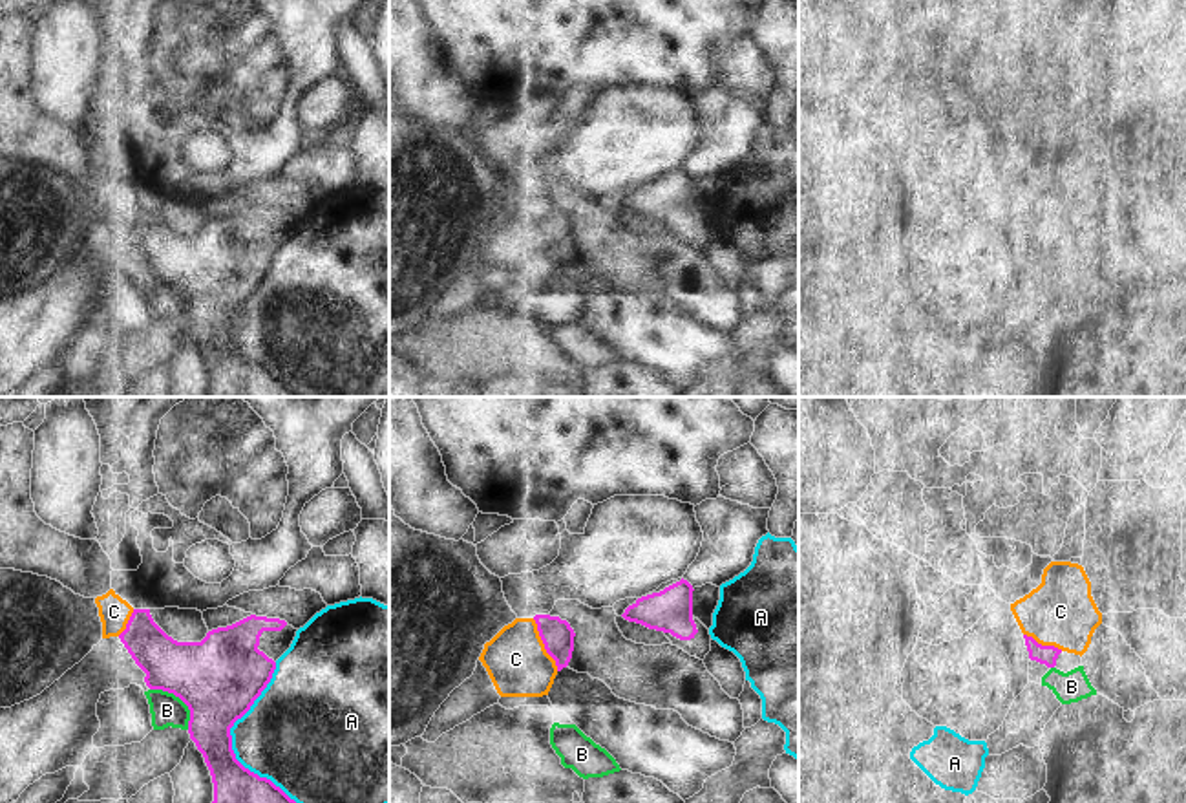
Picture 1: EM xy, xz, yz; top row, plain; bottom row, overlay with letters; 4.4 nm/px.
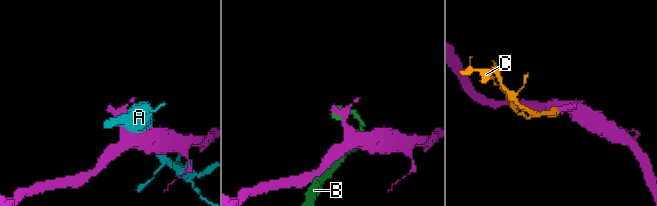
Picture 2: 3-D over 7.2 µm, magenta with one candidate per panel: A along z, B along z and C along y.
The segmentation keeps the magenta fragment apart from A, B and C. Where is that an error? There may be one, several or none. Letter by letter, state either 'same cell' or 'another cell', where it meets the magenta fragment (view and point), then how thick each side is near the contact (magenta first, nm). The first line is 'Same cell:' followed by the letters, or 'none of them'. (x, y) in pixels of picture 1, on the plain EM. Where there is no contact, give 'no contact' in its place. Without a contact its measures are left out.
Same cell: C
A: another cell | xy (231, 333) | 320/400 nm
B: another cell | xy (180, 288) | 360/140 nm
C: same cell | xz (543, 233) | 140/280 nm

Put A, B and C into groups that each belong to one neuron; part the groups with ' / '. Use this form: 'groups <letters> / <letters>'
groups A / B / C

